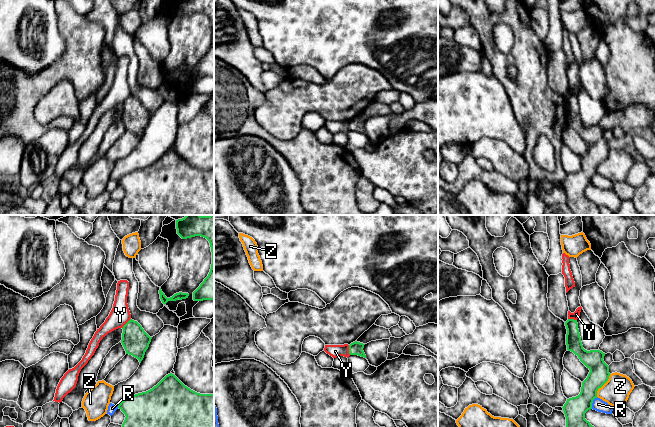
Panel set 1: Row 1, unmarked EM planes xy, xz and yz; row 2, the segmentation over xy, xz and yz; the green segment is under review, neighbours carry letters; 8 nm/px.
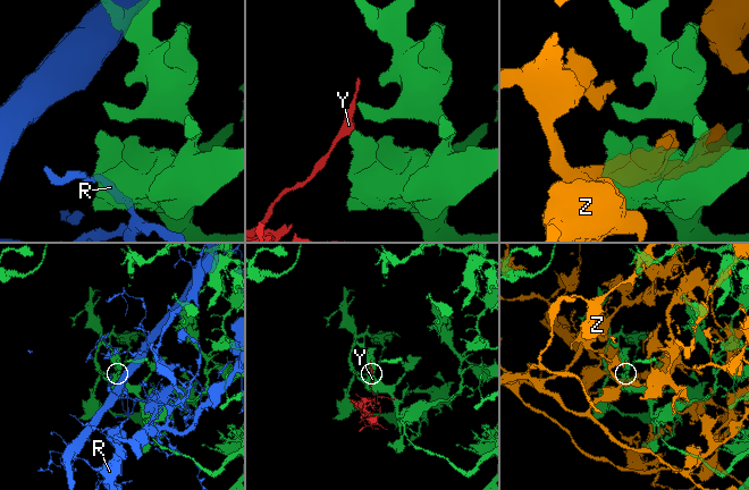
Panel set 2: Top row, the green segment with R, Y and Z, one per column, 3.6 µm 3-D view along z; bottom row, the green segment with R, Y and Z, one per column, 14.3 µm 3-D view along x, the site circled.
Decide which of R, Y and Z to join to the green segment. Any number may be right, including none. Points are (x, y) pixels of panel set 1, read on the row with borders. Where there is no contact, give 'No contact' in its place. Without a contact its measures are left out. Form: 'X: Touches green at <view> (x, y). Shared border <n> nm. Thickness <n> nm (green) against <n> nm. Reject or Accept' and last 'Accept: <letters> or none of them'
R: Touches green at yz (592, 402). Shared border 110 nm. Thickness 180 nm (green) against 100 nm. Reject
Y: Touches green at xy (126, 323). Shared border 110 nm. Thickness 220 nm (green) against 160 nm. Reject
Z: Touches green at yz (602, 385). Shared border 220 nm. Thickness 160 nm (green) against 220 nm. Reject
Accept: none of them

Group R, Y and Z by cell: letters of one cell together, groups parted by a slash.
R / Y / Z

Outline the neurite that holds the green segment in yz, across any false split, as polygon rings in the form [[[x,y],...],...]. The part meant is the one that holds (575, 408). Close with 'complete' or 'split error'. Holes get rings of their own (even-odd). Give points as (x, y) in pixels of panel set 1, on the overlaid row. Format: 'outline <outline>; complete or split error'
outline [[[568,319],[565,326],[567,350],[577,355],[590,370],[587,378],[582,382],[580,394],[567,399],[562,407],[566,417],[566,427],[594,427],[585,419],[585,413],[592,409],[598,389],[608,381],[609,366],[603,360],[605,353],[600,350],[587,351],[583,348],[577,320]]]; complete

